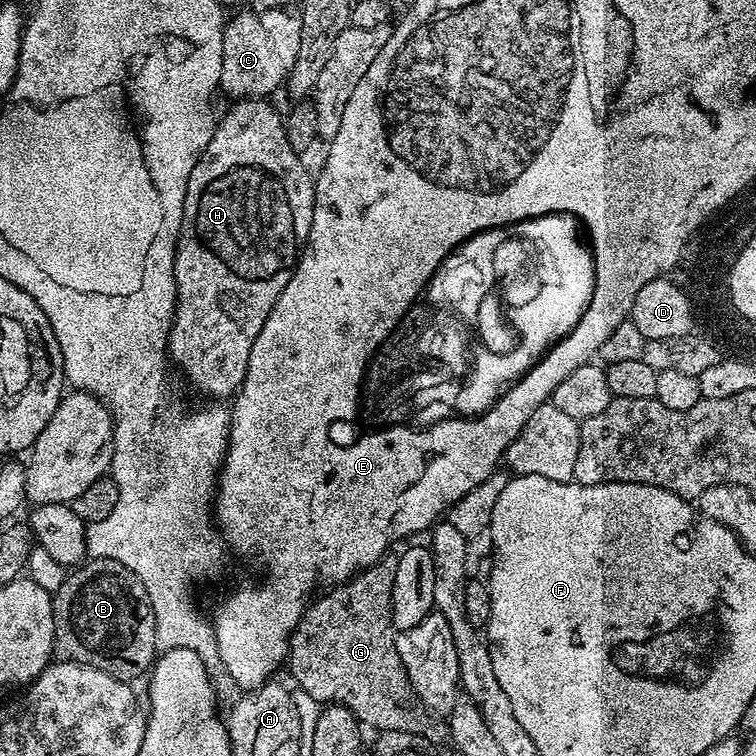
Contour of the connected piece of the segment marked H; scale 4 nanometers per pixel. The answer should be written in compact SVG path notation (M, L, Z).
M240 98L225 116L221 115L216 122L216 129L206 146L206 150L198 158L194 170L186 186L184 199L184 217L180 227L180 237L176 239L176 257L174 258L174 278L176 279L176 313L172 319L172 329L168 335L168 355L171 363L176 364L184 371L184 376L200 392L212 396L208 398L224 398L220 396L235 397L240 390L240 383L246 378L246 366L250 362L250 350L254 346L254 338L258 338L258 330L266 322L278 294L290 282L310 234L312 215L316 205L316 186L313 173L308 173L308 168L303 164L301 153L290 146L288 135L284 129L284 120L268 105L264 98Z

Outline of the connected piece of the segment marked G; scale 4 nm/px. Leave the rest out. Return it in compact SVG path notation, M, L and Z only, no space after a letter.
M385 555L378 563L357 572L351 580L329 587L325 596L317 595L292 631L286 668L292 671L306 695L324 700L320 702L342 703L357 720L369 720L380 732L405 728L436 738L440 726L442 730L441 721L439 724L431 720L436 718L418 706L408 671L396 649L392 591L399 561L399 555Z

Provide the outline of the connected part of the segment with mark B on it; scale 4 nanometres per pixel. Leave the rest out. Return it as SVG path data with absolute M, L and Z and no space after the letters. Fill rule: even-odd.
M99 558L81 563L73 572L60 589L55 589L52 598L59 639L80 643L93 656L89 657L96 667L105 668L121 680L132 682L135 676L143 677L158 655L158 645L154 610L142 578L122 562Z

